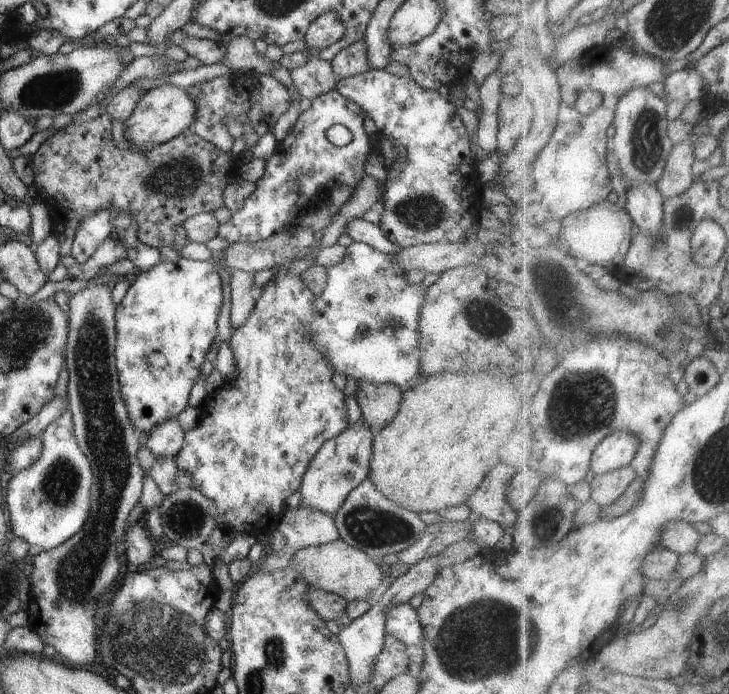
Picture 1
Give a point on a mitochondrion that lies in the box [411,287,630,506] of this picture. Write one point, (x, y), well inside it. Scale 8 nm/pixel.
(594, 404)

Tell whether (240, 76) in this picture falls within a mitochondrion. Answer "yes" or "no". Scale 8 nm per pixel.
no

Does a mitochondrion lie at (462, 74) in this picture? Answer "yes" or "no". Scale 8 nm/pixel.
no

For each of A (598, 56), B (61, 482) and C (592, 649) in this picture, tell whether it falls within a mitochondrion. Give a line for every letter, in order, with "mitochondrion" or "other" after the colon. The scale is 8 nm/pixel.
A: other
B: mitochondrion
C: other

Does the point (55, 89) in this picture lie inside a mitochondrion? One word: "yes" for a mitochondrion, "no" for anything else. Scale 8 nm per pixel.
yes

